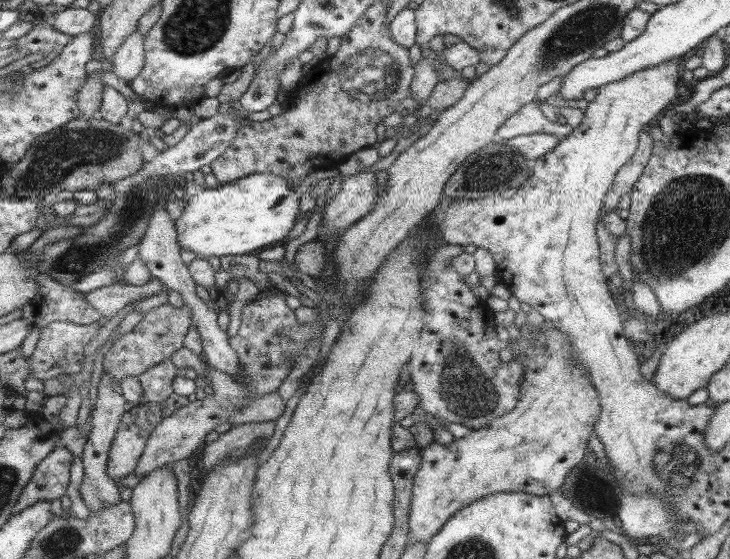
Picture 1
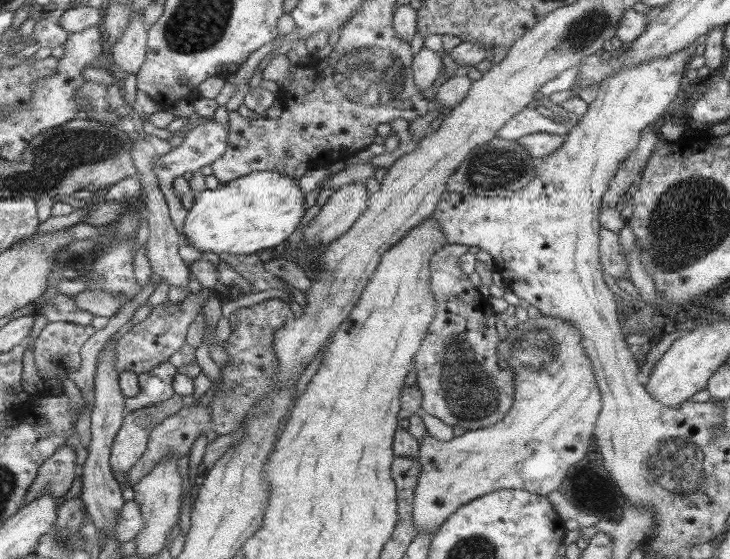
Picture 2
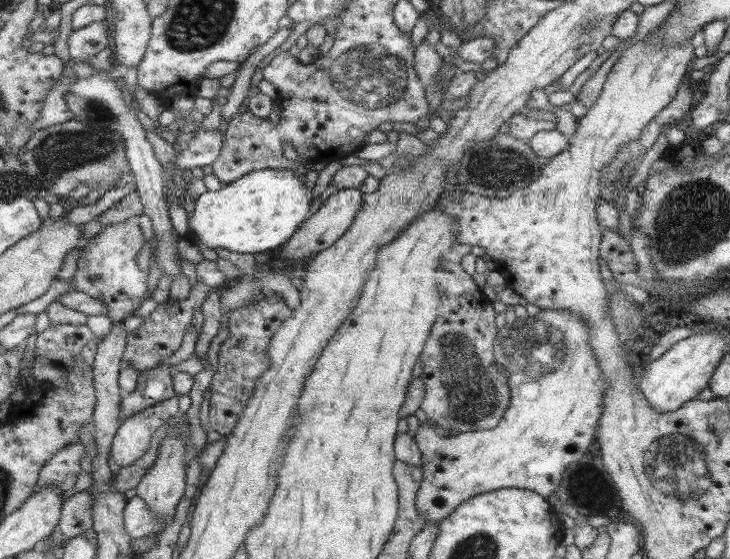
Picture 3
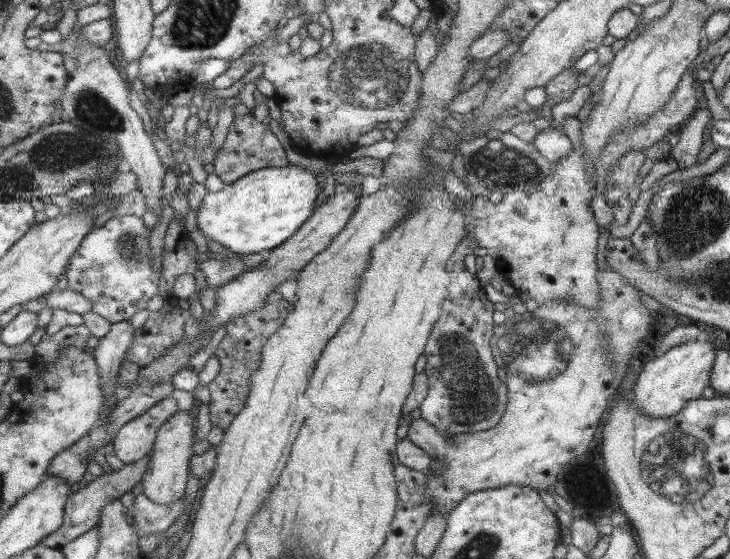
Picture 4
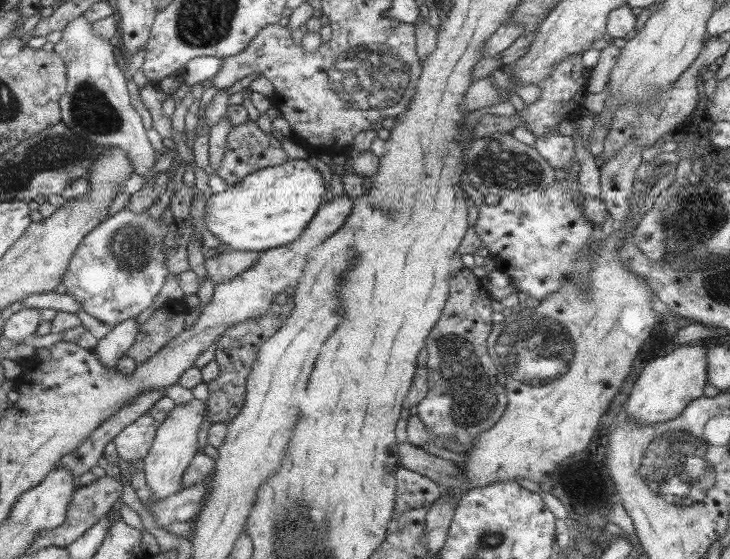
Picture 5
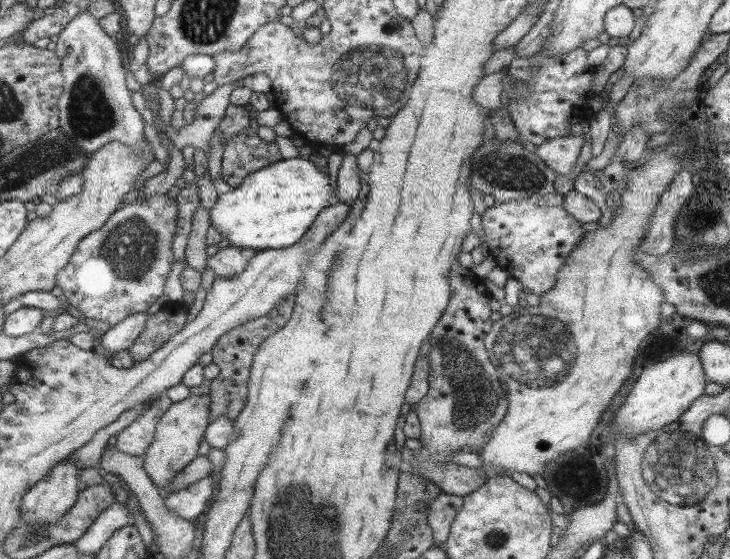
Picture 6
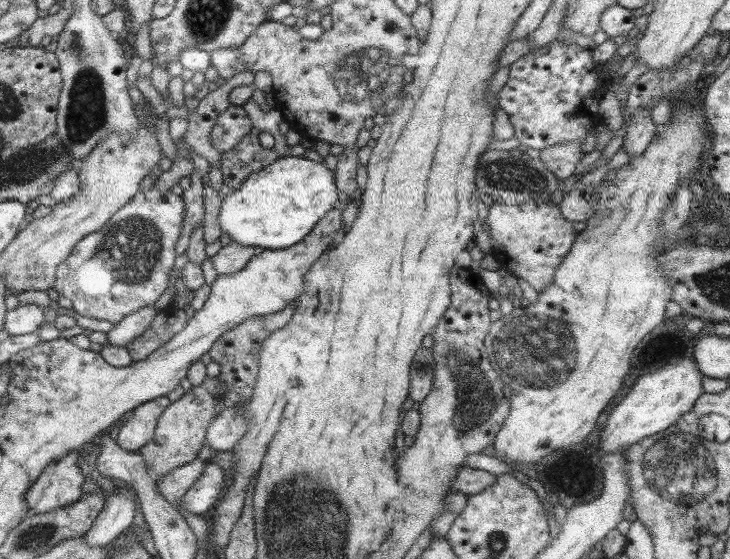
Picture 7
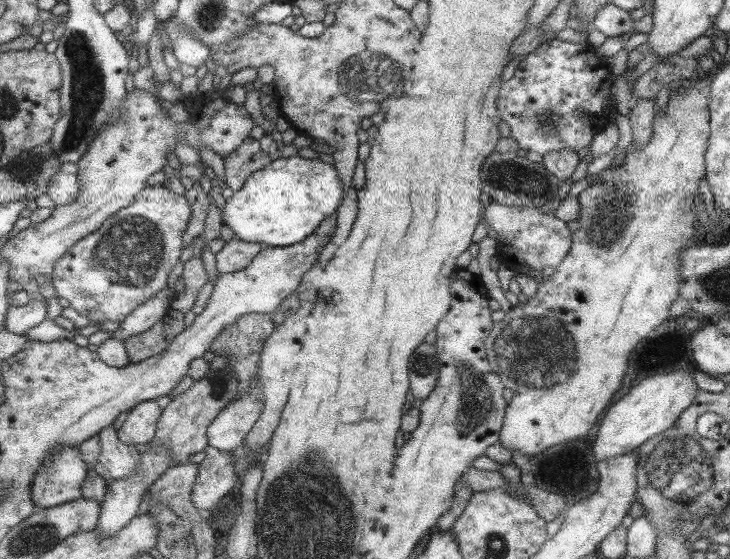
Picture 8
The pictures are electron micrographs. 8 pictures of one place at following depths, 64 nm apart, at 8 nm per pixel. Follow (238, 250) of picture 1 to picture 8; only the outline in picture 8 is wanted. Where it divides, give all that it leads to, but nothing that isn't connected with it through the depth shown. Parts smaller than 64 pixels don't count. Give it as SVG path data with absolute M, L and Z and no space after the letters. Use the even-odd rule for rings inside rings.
M299 155L283 156L272 159L265 168L252 172L245 179L242 188L226 199L221 220L239 240L261 243L267 247L291 247L309 237L323 220L335 213L341 204L341 194L339 174L333 170L333 165Z

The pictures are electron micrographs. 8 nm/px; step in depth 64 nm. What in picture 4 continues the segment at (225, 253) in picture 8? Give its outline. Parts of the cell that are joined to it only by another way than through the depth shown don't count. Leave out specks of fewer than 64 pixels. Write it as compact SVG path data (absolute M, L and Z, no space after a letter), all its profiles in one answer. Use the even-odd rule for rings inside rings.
M261 251L259 254L235 256L225 262L220 262L219 257L214 257L201 262L199 268L204 274L206 284L216 287L229 282L243 271L261 266L261 262L267 260L268 256L269 251Z

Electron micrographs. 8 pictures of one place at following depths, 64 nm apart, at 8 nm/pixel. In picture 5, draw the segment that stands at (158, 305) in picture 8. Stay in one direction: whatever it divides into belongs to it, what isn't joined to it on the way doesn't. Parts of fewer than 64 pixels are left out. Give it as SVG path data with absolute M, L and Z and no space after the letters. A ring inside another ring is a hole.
M135 318L119 322L106 334L97 340L92 350L106 367L115 369L115 361L126 354L127 349L134 344L134 338L138 334L139 323Z

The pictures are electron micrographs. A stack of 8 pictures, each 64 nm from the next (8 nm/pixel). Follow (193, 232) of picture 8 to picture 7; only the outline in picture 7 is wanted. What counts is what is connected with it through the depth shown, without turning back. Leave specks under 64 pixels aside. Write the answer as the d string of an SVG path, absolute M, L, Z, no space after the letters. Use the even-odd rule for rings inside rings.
M199 154L194 155L191 161L193 163L193 173L189 176L190 185L180 195L185 205L185 212L180 226L179 240L175 245L175 252L179 255L186 252L191 233L200 225L198 222L204 219L201 177L208 172L210 164Z

